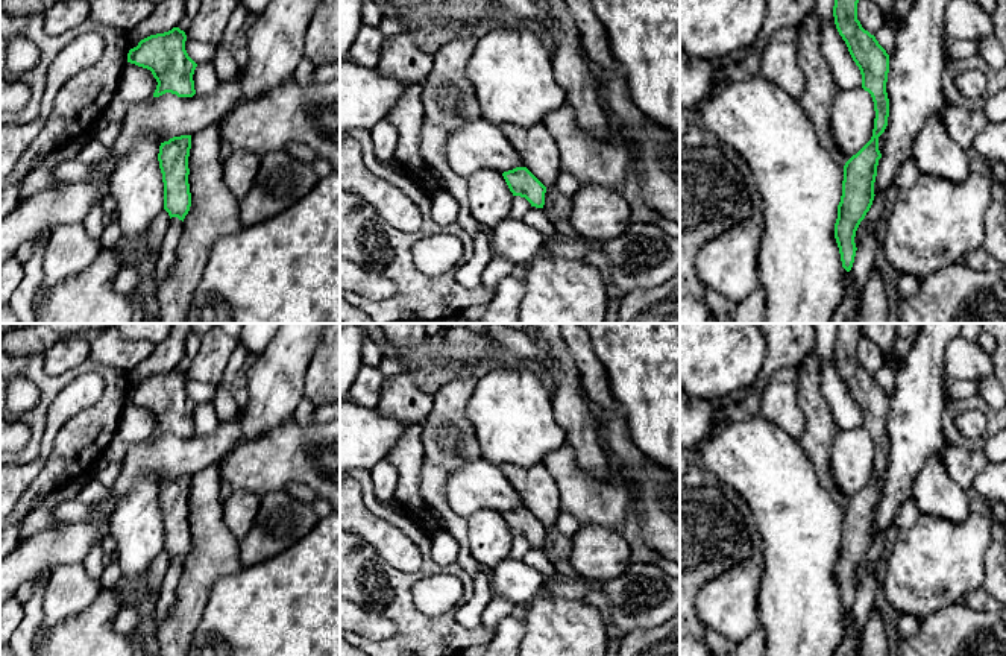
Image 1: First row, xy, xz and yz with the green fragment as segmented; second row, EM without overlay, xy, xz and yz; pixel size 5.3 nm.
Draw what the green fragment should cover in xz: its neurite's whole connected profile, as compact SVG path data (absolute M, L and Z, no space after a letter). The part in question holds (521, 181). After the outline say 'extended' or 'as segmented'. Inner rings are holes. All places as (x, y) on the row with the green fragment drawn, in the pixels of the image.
M516 167L502 176L513 196L525 197L531 207L543 208L546 187L527 167Z; as segmented

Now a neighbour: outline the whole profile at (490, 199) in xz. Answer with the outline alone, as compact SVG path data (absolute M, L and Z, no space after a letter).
M478 170L466 178L469 208L475 220L492 229L510 216L513 193L502 173L496 170Z

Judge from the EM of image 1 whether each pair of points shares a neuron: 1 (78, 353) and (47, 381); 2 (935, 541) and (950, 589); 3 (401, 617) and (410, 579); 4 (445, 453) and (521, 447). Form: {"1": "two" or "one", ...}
{"1": "two", "2": "one", "3": "one", "4": "two"}

